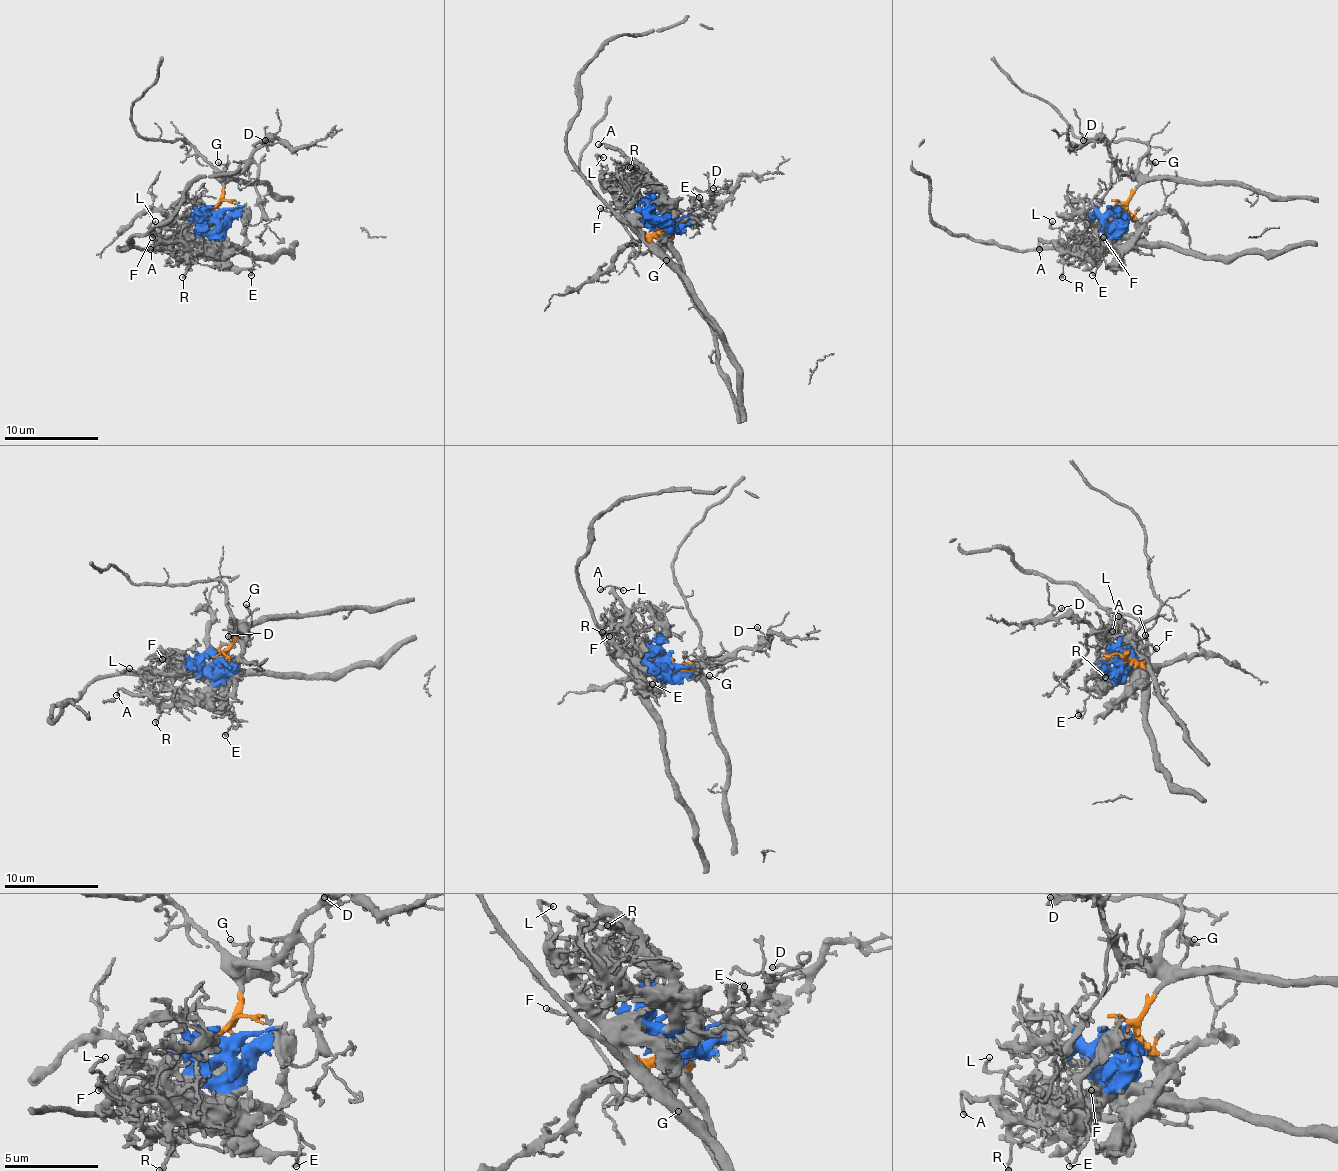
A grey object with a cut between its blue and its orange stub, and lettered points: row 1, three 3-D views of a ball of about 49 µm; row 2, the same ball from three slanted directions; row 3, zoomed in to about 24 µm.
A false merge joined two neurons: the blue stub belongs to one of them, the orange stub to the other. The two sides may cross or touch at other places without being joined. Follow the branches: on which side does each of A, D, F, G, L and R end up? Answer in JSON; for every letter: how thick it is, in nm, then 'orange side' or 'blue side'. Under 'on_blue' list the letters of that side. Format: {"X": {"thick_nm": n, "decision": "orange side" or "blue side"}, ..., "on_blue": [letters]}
{"A": {"thick_nm": 150, "decision": "blue side"}, "D": {"thick_nm": 130, "decision": "orange side"}, "F": {"thick_nm": 170, "decision": "blue side"}, "G": {"thick_nm": 140, "decision": "orange side"}, "L": {"thick_nm": 140, "decision": "blue side"}, "R": {"thick_nm": 170, "decision": "blue side"}, "on_blue": ["A", "F", "L", "R"]}

